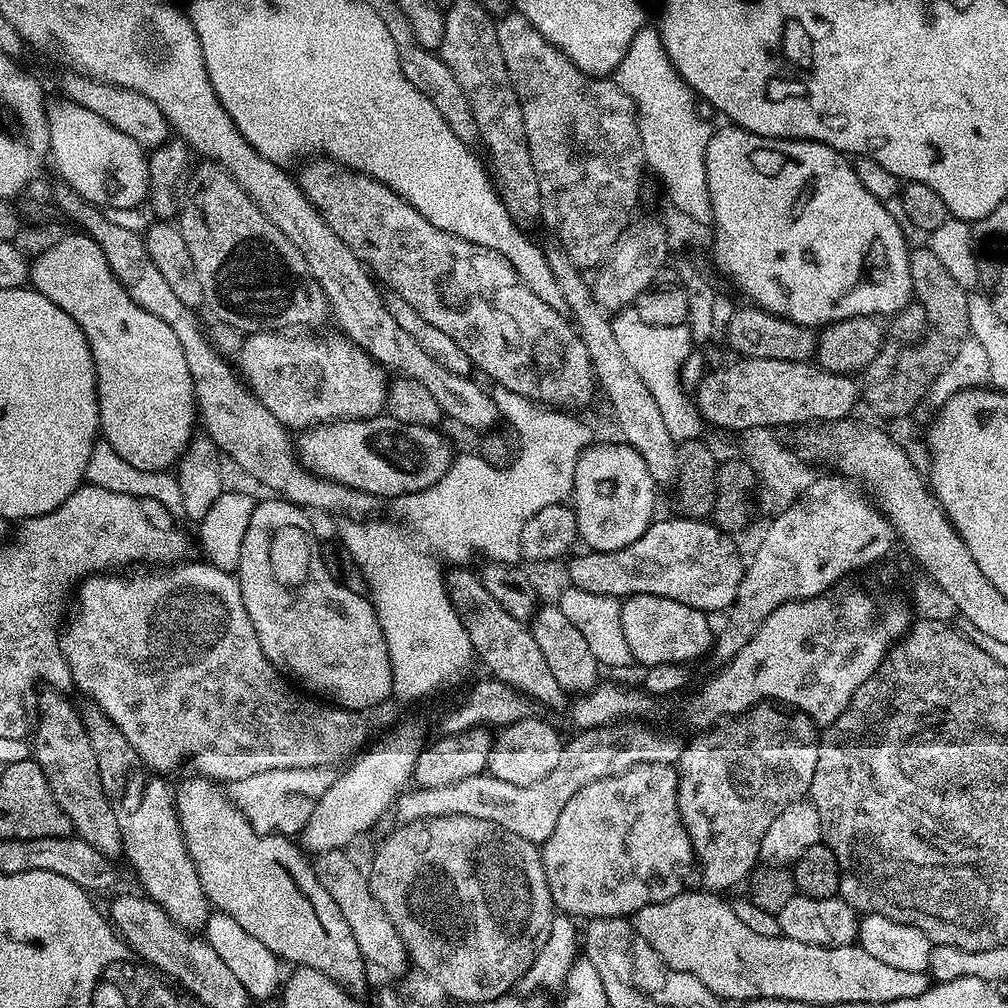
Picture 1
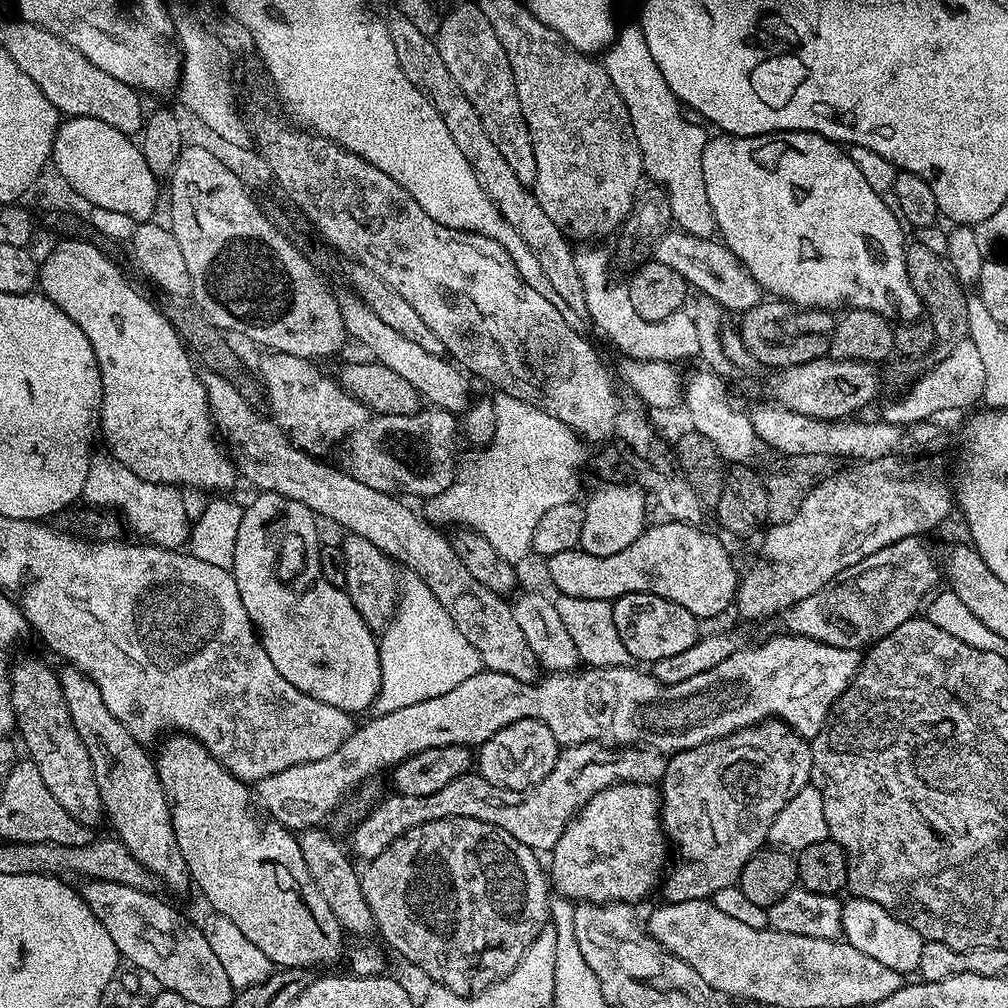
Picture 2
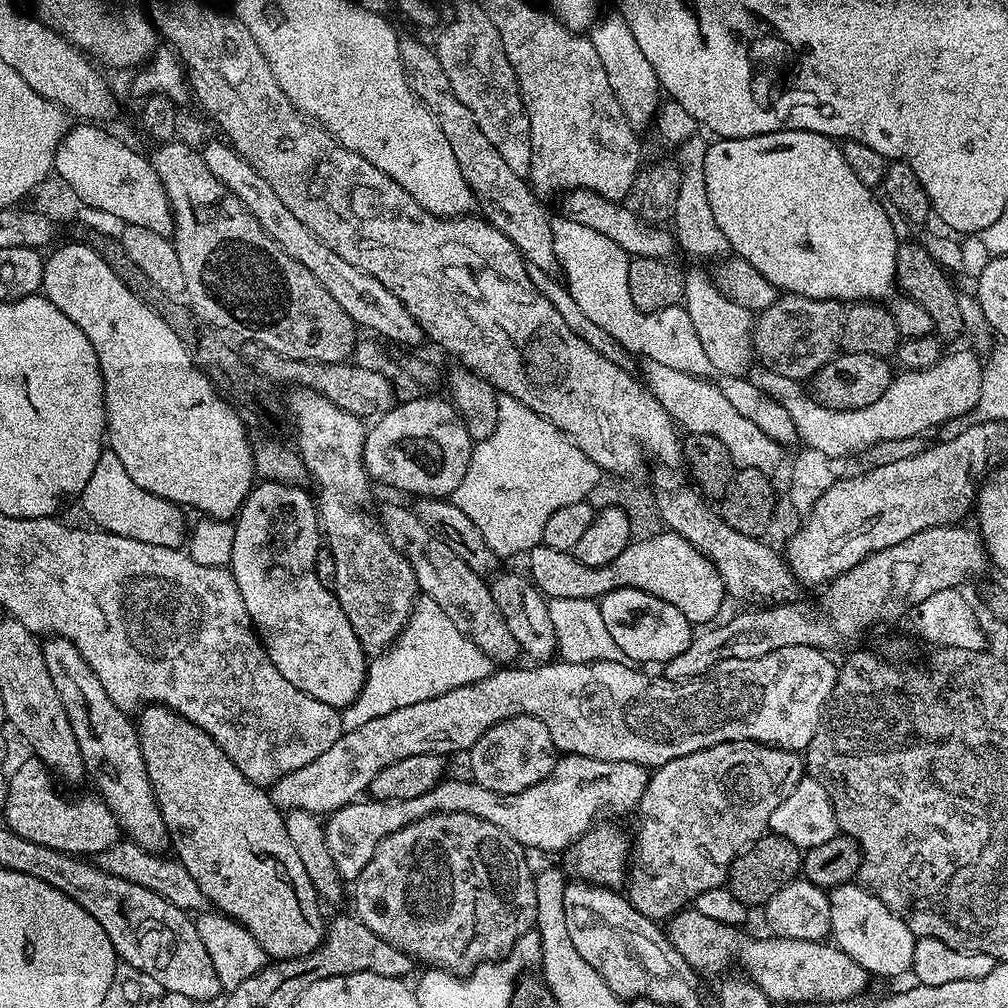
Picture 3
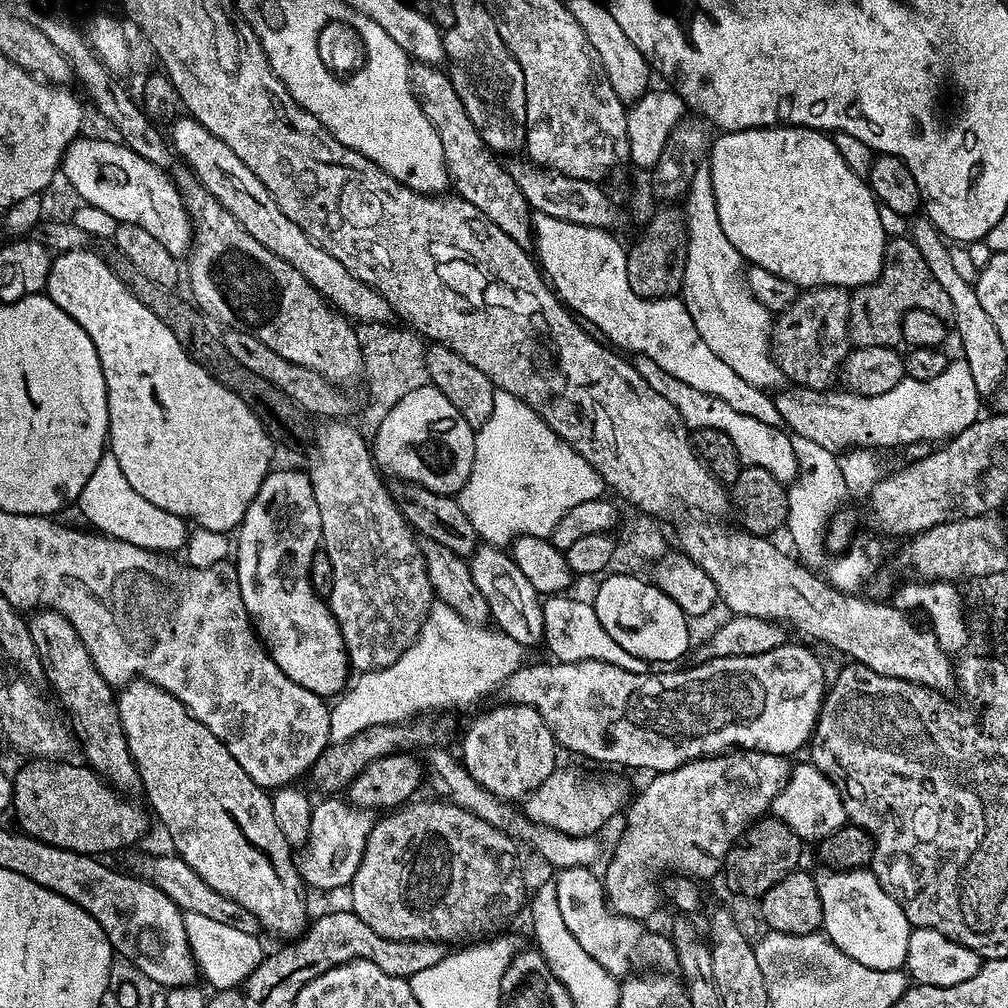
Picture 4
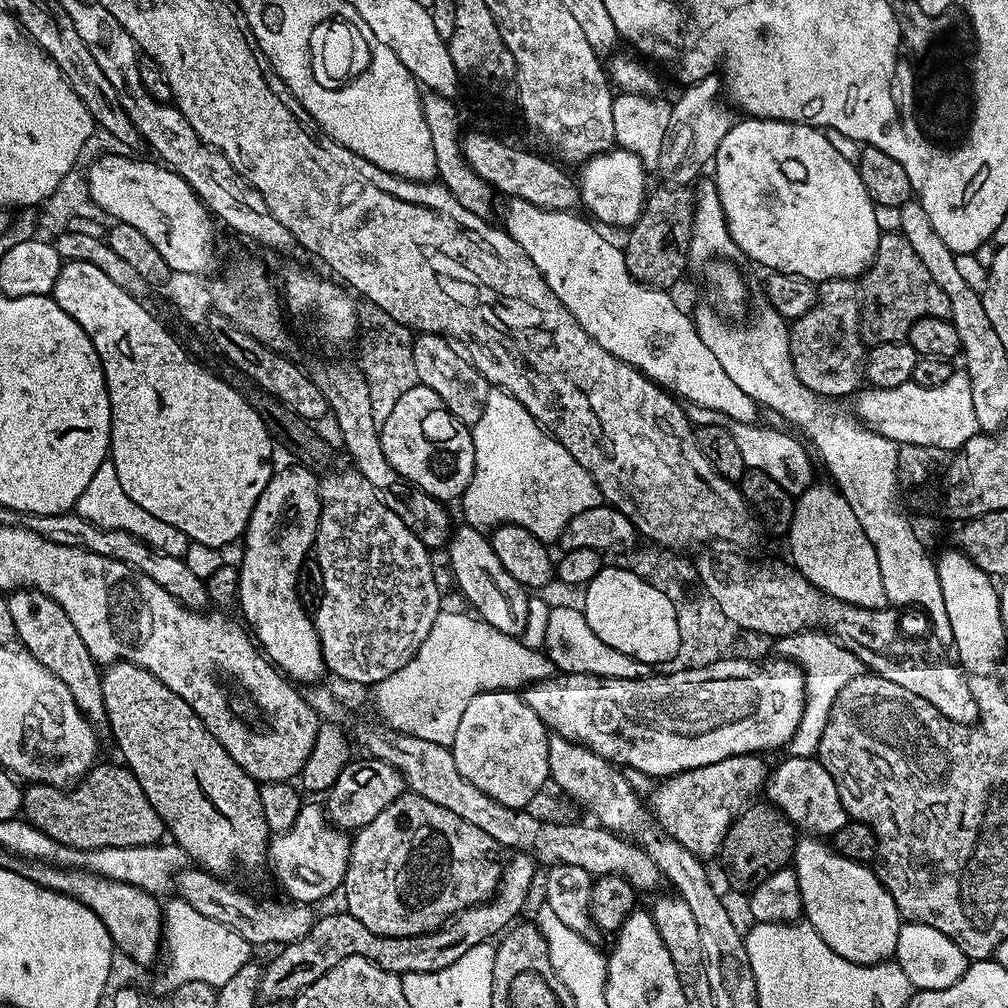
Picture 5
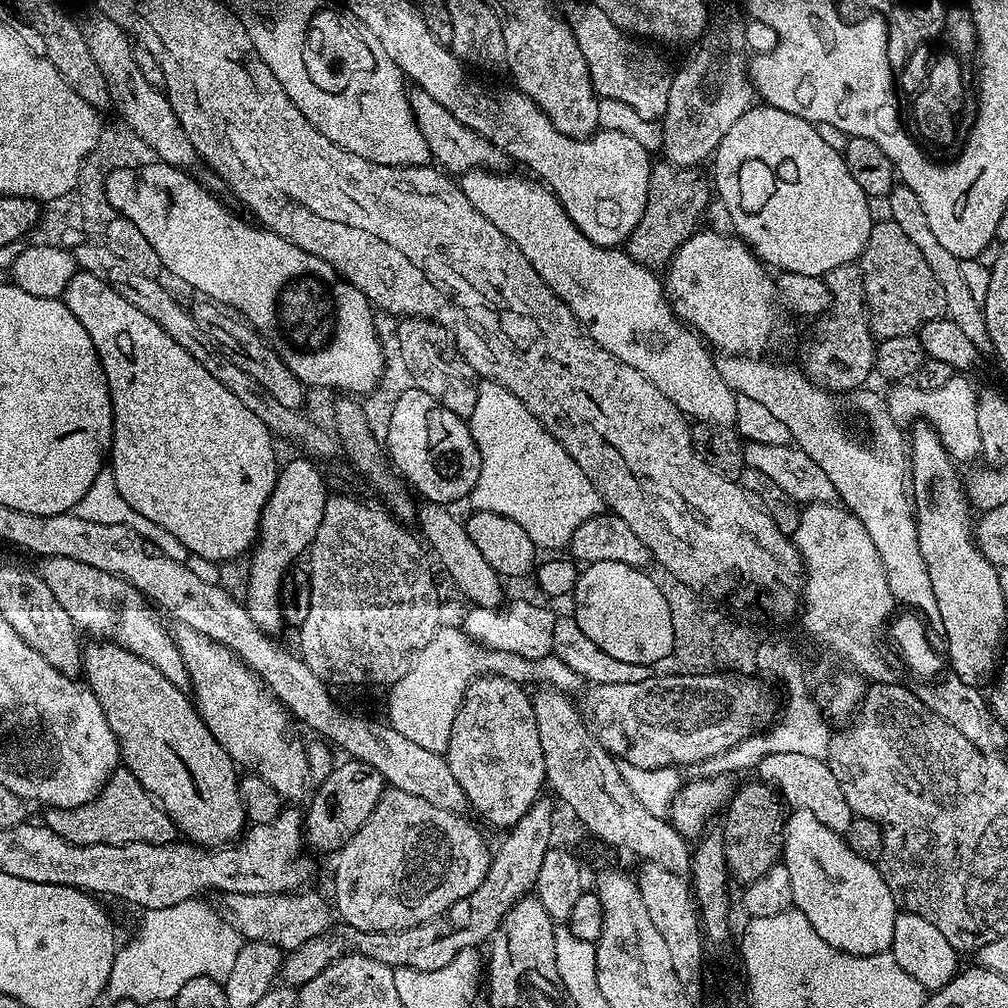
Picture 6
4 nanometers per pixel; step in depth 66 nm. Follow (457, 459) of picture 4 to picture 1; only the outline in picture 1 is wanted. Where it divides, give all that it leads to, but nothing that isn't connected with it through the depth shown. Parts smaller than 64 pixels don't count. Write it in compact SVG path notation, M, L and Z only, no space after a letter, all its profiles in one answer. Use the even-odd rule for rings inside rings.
M387 414L372 416L368 420L333 420L326 424L313 424L299 433L298 455L300 463L313 476L333 480L359 492L369 492L377 498L408 496L412 492L421 492L434 486L452 465L454 451L440 431L439 427L427 428L398 422Z

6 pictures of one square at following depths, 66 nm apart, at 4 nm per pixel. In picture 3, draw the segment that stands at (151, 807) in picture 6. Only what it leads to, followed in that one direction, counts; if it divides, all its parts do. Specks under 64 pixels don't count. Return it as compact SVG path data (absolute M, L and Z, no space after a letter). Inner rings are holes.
M35 758L27 759L22 761L13 772L10 772L8 797L6 806L2 810L3 823L7 824L10 831L30 842L52 848L55 852L69 854L88 854L84 852L99 854L121 839L122 829L116 820L116 815L104 805L104 801L100 799L99 795L91 794L92 796L80 796L77 800L67 800L66 797L56 793L56 788L52 785L53 773L46 765Z

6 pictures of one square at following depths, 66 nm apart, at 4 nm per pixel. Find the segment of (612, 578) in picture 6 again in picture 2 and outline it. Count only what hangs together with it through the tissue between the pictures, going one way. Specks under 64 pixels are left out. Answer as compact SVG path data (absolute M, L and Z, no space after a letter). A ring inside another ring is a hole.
M626 594L611 603L614 628L618 630L618 635L633 661L651 662L658 658L671 658L689 646L694 646L694 642L702 635L701 621L690 614L690 610L678 606L678 602L658 598L658 594Z

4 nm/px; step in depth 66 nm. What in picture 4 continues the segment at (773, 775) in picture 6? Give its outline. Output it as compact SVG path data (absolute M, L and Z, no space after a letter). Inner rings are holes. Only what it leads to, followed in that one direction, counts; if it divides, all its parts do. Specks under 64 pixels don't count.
M804 762L797 768L795 765L789 771L788 781L774 798L770 812L776 819L786 822L786 826L790 826L794 834L798 834L801 842L822 841L843 827L848 820L834 782L830 782L830 778L826 778L826 774L822 774L822 770L818 770L811 762Z

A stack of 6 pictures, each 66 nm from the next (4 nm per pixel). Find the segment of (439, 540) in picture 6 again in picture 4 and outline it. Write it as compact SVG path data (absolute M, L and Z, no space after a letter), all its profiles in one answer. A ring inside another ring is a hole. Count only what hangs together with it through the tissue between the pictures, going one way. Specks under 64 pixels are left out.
M480 546L472 553L468 569L474 586L478 586L482 598L486 598L486 606L490 606L491 623L496 623L509 640L525 646L539 645L544 639L542 596L530 586L511 555L500 546Z

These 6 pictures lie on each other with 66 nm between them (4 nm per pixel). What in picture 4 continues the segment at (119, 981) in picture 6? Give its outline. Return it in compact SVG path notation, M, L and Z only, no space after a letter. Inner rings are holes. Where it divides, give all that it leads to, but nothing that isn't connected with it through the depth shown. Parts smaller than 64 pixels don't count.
M185 912L183 918L188 948L196 959L199 975L203 979L205 976L213 984L213 989L237 989L247 981L248 975L266 955L266 948L260 945L259 935L242 934L242 930L234 930L234 926L222 926L222 922L214 922L214 918L206 918L202 914Z

